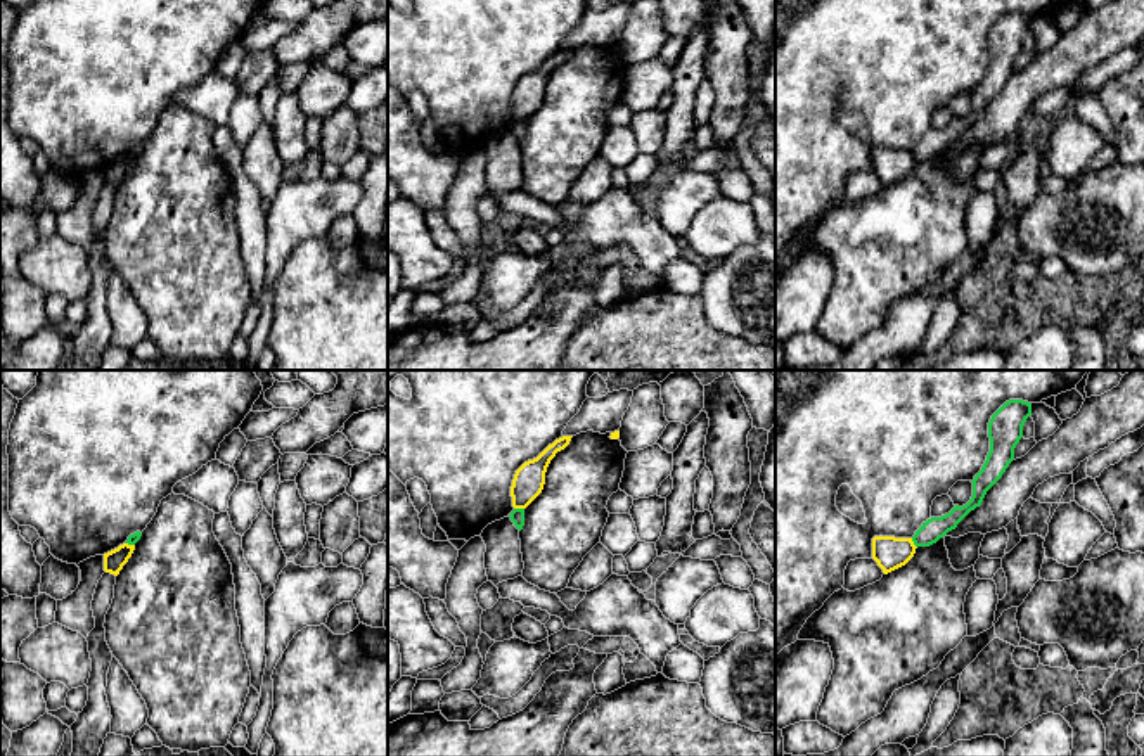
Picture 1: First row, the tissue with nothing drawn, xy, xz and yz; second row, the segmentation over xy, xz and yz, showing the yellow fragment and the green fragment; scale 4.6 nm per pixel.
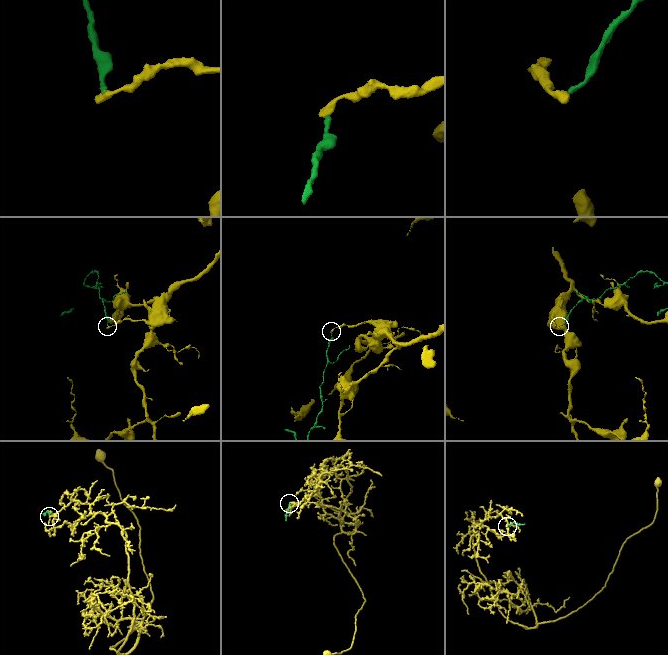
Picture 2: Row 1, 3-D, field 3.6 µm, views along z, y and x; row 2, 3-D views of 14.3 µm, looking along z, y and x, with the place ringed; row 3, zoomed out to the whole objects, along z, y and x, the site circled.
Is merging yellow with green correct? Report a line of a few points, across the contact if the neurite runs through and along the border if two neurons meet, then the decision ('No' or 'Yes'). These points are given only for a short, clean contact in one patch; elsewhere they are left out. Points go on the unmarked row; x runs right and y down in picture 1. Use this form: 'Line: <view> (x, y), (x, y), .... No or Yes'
Line: xz (514, 120), (523, 121). No

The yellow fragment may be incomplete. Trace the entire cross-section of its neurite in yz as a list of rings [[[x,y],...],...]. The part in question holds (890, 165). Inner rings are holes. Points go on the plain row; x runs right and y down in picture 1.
[[[874,149],[872,171],[884,187],[905,178],[916,166],[912,151]]]

